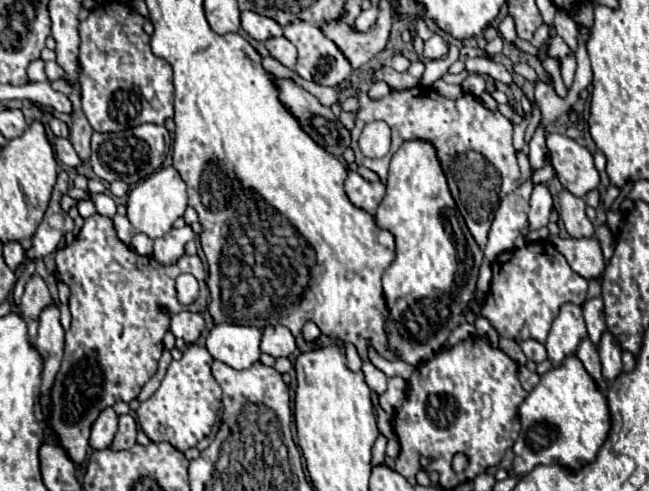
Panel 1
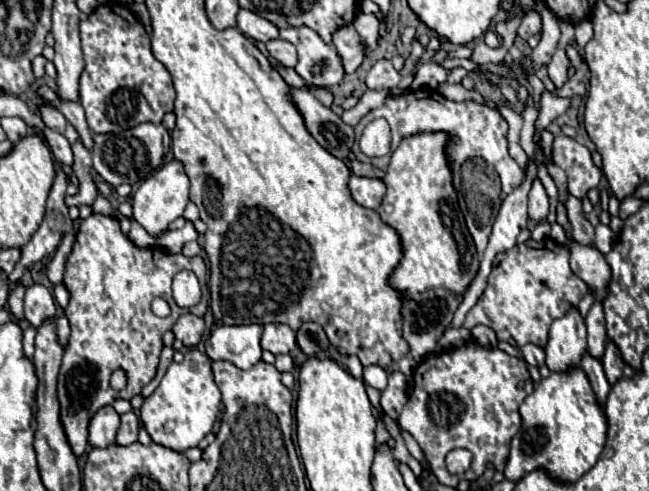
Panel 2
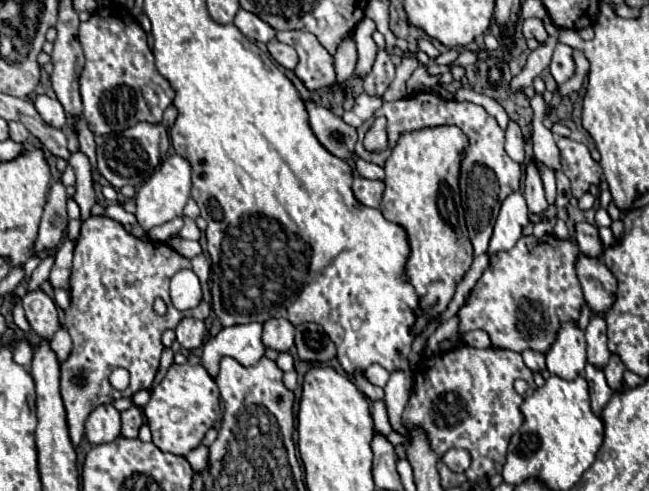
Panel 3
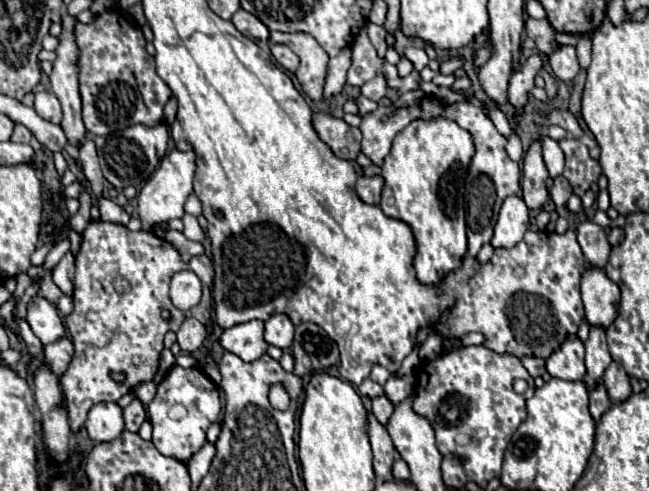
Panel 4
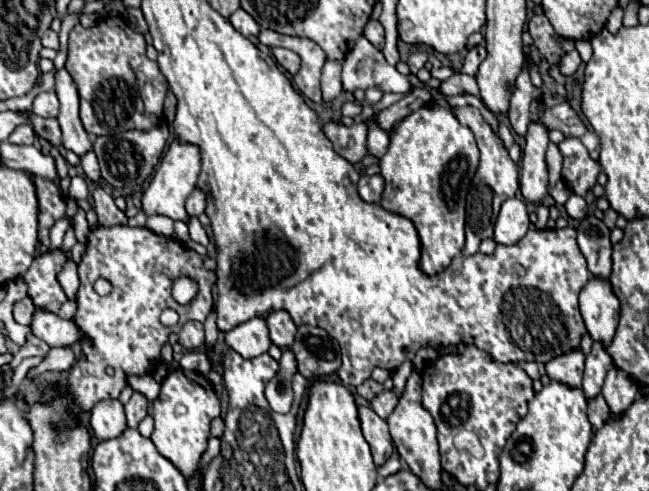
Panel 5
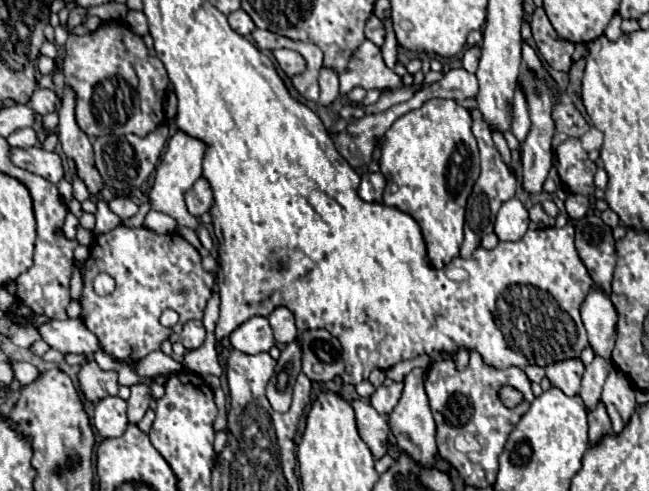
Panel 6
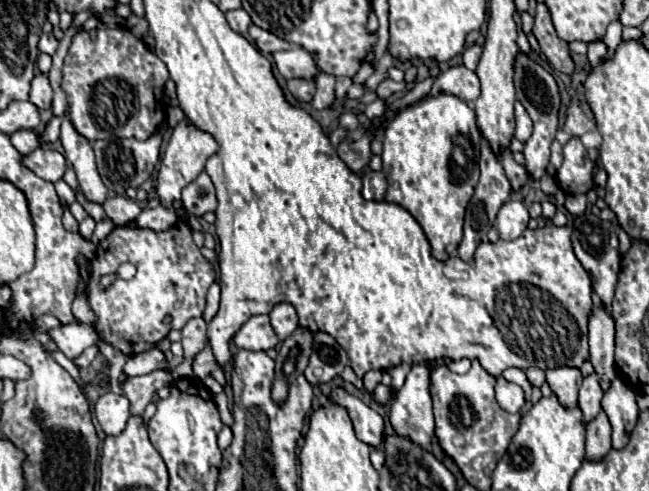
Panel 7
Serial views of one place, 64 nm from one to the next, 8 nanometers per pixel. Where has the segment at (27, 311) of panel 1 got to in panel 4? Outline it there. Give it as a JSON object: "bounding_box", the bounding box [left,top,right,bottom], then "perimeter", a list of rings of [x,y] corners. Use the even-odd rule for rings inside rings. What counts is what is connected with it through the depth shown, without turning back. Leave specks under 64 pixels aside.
{"bounding_box":[28,296,66,344],"perimeter":[[[40,296],[28,304],[28,324],[32,332],[42,340],[42,344],[52,344],[66,336],[66,326],[58,316],[56,306],[48,304]]]}

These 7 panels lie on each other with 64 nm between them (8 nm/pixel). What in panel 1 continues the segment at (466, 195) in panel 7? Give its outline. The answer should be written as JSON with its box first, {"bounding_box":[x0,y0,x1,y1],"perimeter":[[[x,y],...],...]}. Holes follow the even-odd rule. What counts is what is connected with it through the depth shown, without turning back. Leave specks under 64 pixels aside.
{"bounding_box":[374,140,482,364],"perimeter":[[[408,140],[394,152],[386,180],[386,196],[374,214],[378,226],[390,230],[396,238],[396,260],[384,272],[382,286],[388,298],[390,316],[386,332],[396,354],[408,364],[420,364],[422,358],[432,358],[450,332],[464,320],[462,310],[470,304],[476,290],[478,268],[482,264],[482,250],[472,240],[462,214],[450,194],[446,174],[436,156],[436,148],[428,140]]]}

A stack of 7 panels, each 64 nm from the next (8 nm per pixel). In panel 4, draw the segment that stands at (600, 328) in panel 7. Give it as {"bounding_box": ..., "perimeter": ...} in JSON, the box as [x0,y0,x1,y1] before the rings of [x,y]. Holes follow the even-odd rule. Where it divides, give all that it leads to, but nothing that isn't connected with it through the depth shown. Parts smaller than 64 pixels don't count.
{"bounding_box":[582,268,620,328],"perimeter":[[[588,268],[582,276],[582,304],[584,316],[590,326],[608,328],[618,316],[620,290],[606,276],[604,270]]]}

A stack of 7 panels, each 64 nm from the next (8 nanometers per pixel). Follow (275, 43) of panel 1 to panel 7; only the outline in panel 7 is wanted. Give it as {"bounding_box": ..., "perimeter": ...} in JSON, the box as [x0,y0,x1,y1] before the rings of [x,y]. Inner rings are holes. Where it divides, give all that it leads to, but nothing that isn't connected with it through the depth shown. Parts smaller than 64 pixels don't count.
{"bounding_box":[274,46,320,80],"perimeter":[[[294,46],[284,52],[274,54],[274,62],[278,72],[290,80],[290,78],[304,78],[304,80],[316,80],[320,74],[320,68],[316,66],[312,54],[308,54],[304,48]]]}

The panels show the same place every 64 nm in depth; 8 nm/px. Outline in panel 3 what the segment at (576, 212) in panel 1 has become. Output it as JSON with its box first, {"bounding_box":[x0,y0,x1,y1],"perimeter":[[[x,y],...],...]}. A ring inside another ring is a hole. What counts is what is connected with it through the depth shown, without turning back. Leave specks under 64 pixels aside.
{"bounding_box":[576,222,604,258],"perimeter":[[[588,222],[576,224],[576,242],[580,246],[580,252],[588,258],[600,258],[604,254],[604,244],[600,240],[598,228]]]}

